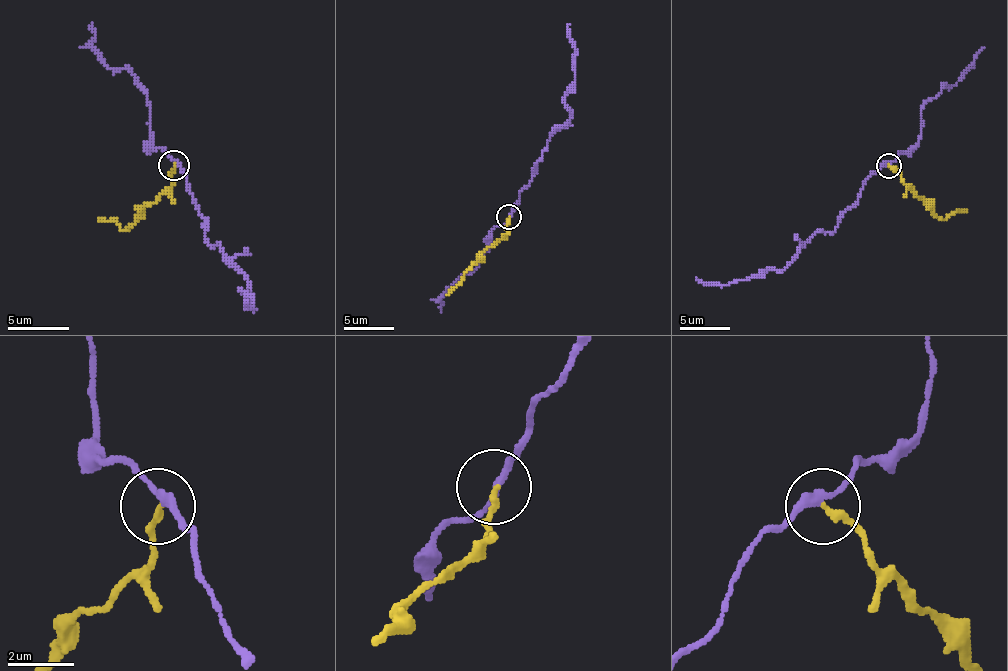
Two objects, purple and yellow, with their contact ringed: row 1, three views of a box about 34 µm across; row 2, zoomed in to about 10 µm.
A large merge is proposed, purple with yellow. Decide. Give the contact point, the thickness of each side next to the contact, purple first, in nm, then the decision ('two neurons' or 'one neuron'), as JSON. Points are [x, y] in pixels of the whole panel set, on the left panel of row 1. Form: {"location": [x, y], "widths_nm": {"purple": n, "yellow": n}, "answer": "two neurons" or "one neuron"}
{"location": [174, 165], "widths_nm": {"purple": 220, "yellow": 200}, "answer": "two neurons"}

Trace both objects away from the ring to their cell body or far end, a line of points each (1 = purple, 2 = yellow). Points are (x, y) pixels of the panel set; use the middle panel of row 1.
1: (509, 216), (534, 173), (534, 166), (547, 143), (570, 113), (565, 92), (575, 80), (570, 24)
2: (509, 216), (507, 231), (486, 246), (446, 294)

